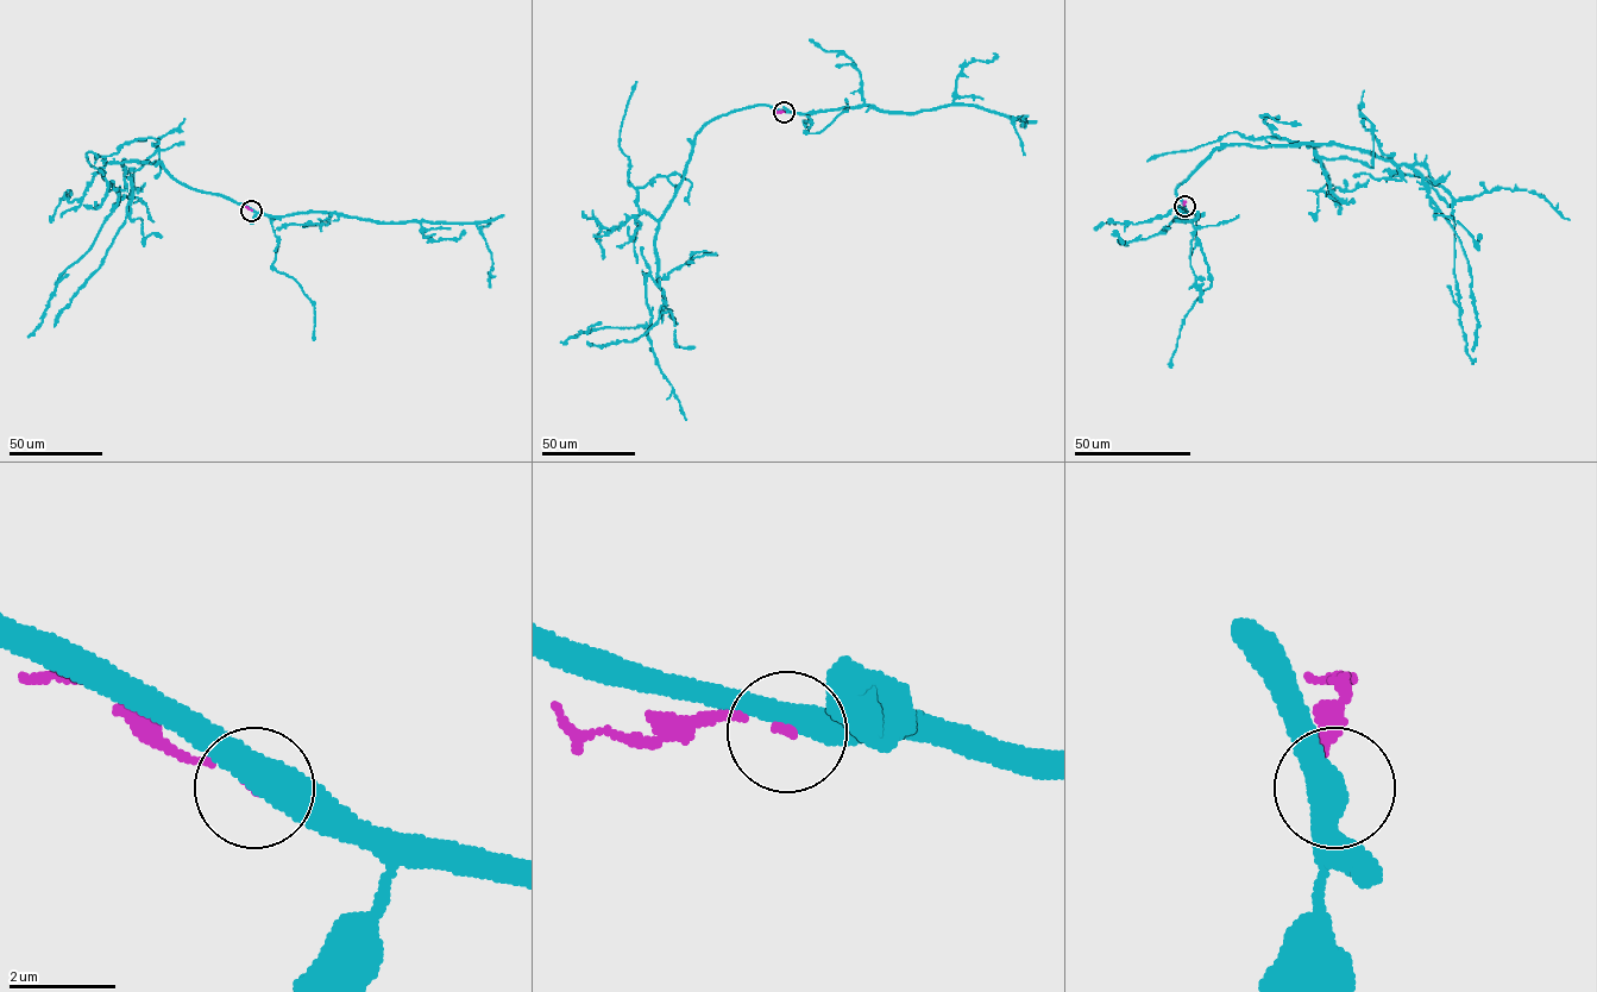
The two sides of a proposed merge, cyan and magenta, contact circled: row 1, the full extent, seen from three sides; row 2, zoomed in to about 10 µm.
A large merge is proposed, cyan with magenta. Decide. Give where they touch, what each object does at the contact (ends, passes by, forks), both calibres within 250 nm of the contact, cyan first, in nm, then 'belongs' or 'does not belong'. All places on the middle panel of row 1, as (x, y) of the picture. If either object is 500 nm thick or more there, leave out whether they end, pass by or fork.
place (784, 112); cyan passes by; magenta ends; calibres 480 and 130 nm; does not belong

